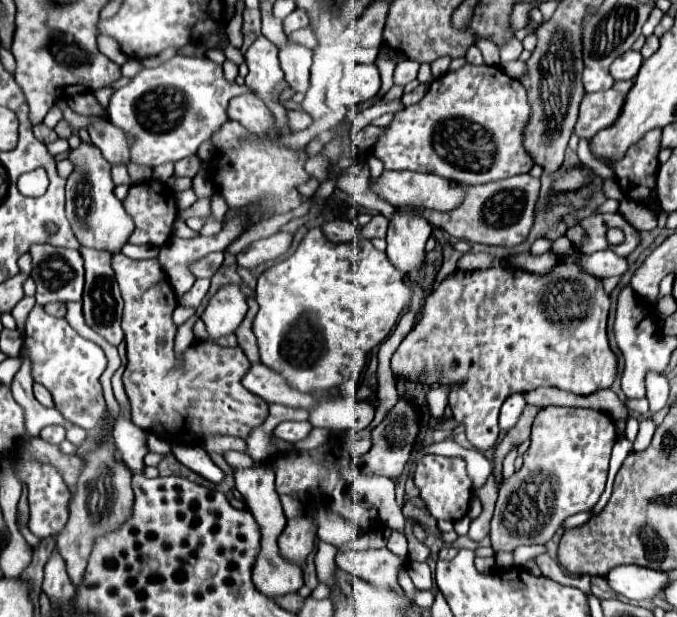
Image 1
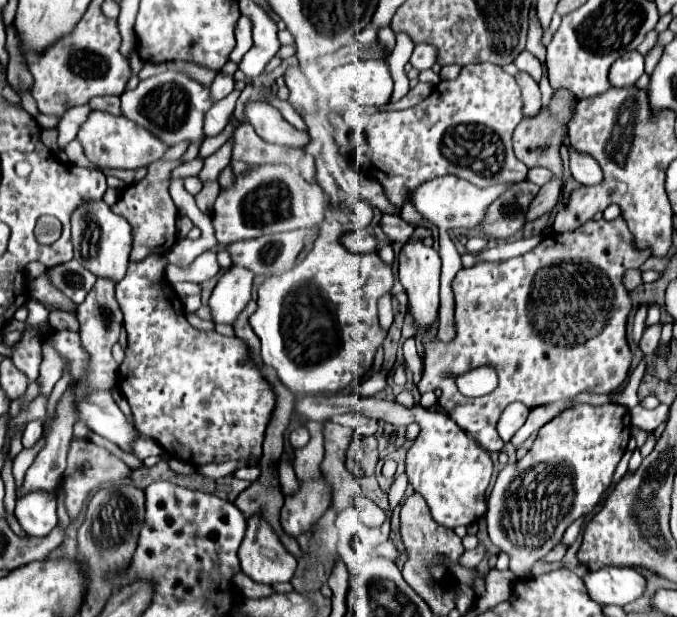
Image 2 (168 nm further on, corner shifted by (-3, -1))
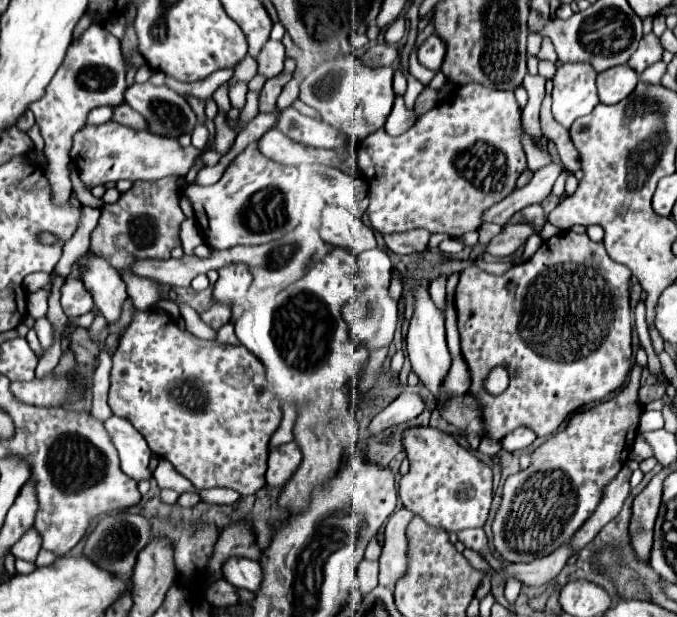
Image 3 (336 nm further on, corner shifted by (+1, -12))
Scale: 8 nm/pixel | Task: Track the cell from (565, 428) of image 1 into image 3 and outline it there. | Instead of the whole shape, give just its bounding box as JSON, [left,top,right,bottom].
[491,364,641,562]

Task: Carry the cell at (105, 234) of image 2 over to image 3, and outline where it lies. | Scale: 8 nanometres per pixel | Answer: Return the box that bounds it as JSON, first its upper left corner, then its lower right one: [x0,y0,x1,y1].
[79,250,127,324]

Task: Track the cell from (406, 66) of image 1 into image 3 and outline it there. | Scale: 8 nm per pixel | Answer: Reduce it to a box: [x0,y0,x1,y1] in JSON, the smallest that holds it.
[417,34,445,70]

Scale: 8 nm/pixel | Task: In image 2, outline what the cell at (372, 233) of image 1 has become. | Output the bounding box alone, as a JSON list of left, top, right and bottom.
[379,215,415,243]

